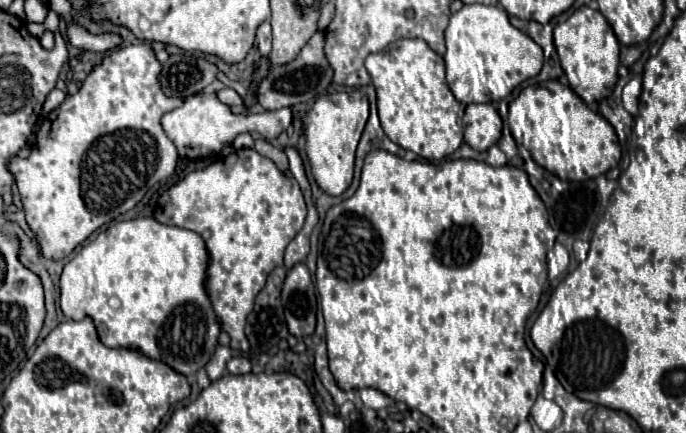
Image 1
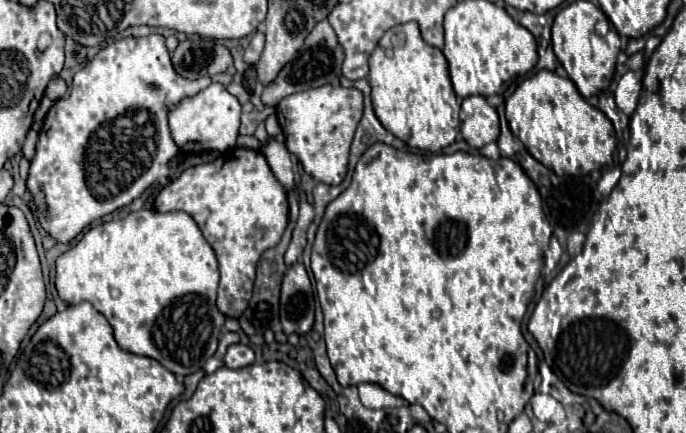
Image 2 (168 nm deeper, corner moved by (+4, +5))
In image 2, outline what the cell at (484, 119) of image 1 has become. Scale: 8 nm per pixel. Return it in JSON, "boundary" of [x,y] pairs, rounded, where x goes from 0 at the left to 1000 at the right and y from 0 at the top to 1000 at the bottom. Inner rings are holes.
{"boundary":[[[682,222],[673,231],[671,282],[671,305],[688,342],[703,342],[720,328],[729,309],[726,263],[706,222]]]}

